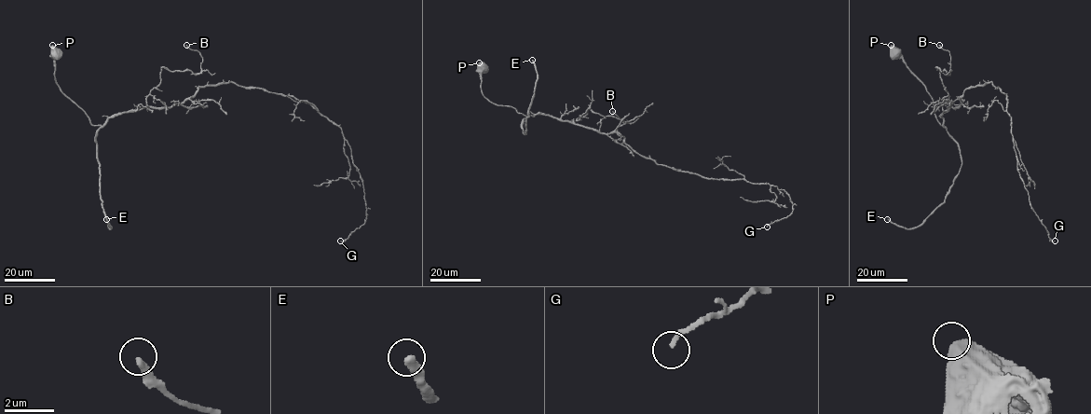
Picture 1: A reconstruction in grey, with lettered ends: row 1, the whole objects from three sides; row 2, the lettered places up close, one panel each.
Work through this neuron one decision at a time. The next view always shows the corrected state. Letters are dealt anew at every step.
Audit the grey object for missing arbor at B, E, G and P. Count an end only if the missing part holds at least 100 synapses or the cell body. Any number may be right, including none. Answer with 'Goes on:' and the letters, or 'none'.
Goes on: E

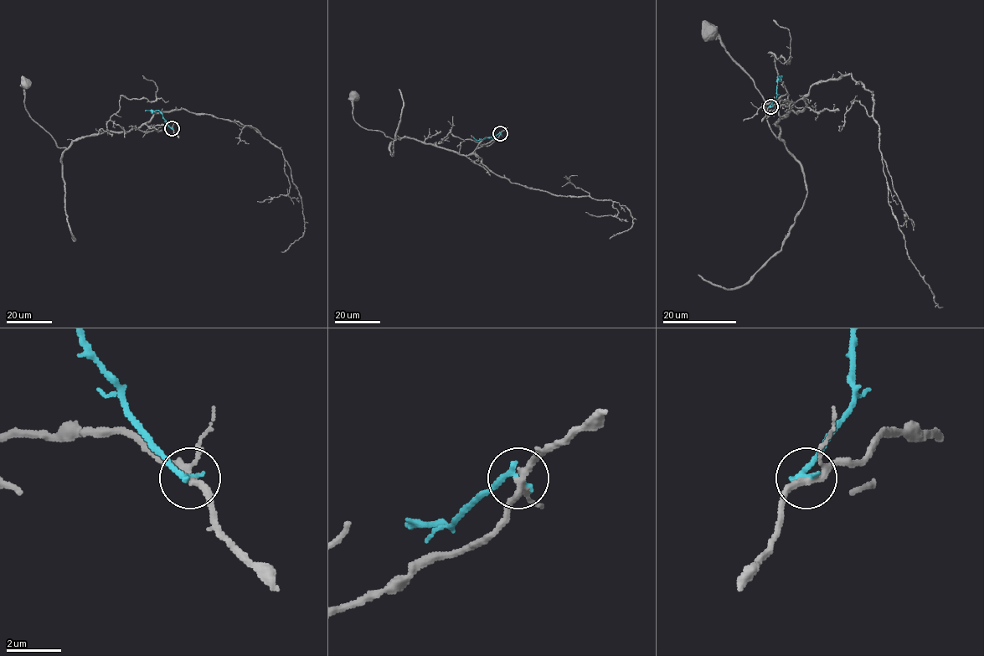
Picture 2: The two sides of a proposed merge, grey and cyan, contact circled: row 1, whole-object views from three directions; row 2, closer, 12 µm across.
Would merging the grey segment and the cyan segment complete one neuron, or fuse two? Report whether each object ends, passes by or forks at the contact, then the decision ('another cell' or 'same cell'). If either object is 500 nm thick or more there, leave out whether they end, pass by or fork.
grey forks there; cyan ends there; another cell

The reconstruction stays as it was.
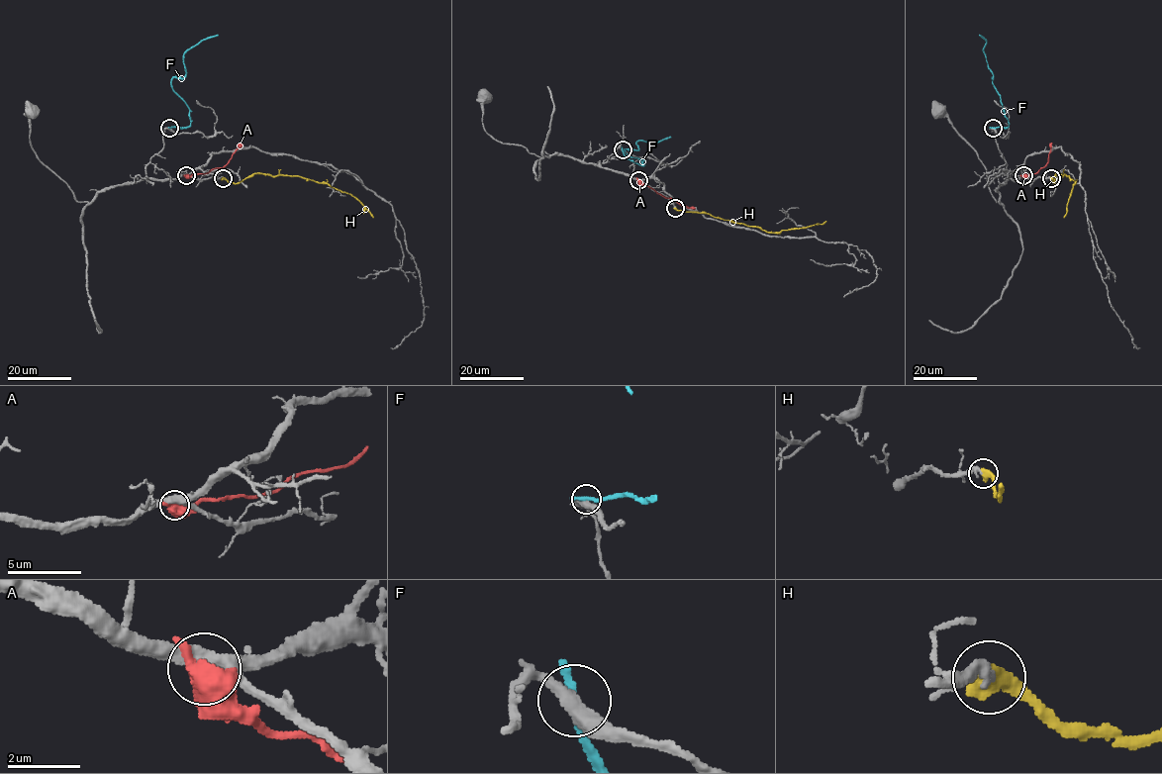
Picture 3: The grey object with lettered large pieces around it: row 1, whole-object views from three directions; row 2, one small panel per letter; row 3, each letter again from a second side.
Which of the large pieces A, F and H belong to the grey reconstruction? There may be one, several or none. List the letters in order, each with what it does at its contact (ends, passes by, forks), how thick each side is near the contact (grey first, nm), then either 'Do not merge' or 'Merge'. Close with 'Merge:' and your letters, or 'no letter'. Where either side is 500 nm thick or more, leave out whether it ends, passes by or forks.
A: Thickness 360 nm (grey) against 800 nm. Do not merge
F: It ends there. Thickness 400 nm (grey) against 280 nm. Do not merge
H: Thickness 280 nm (grey) against 550 nm. Merge
Merge: H

